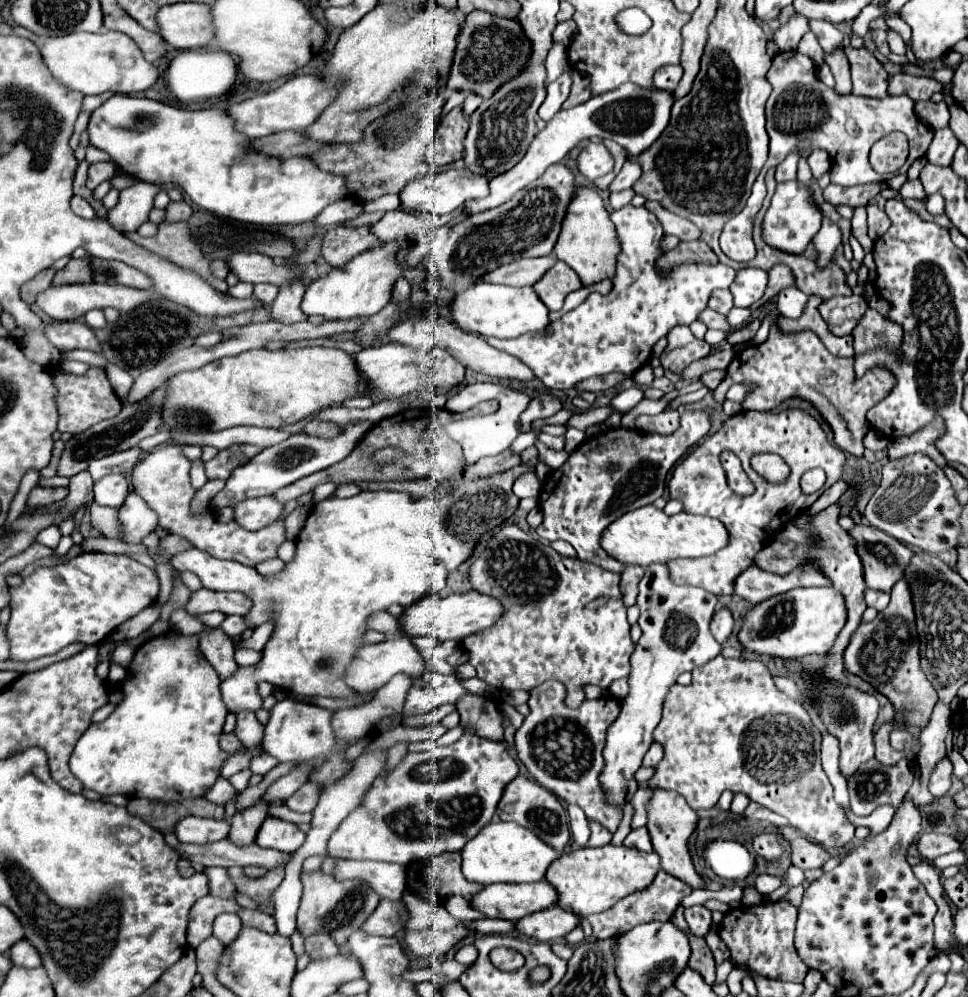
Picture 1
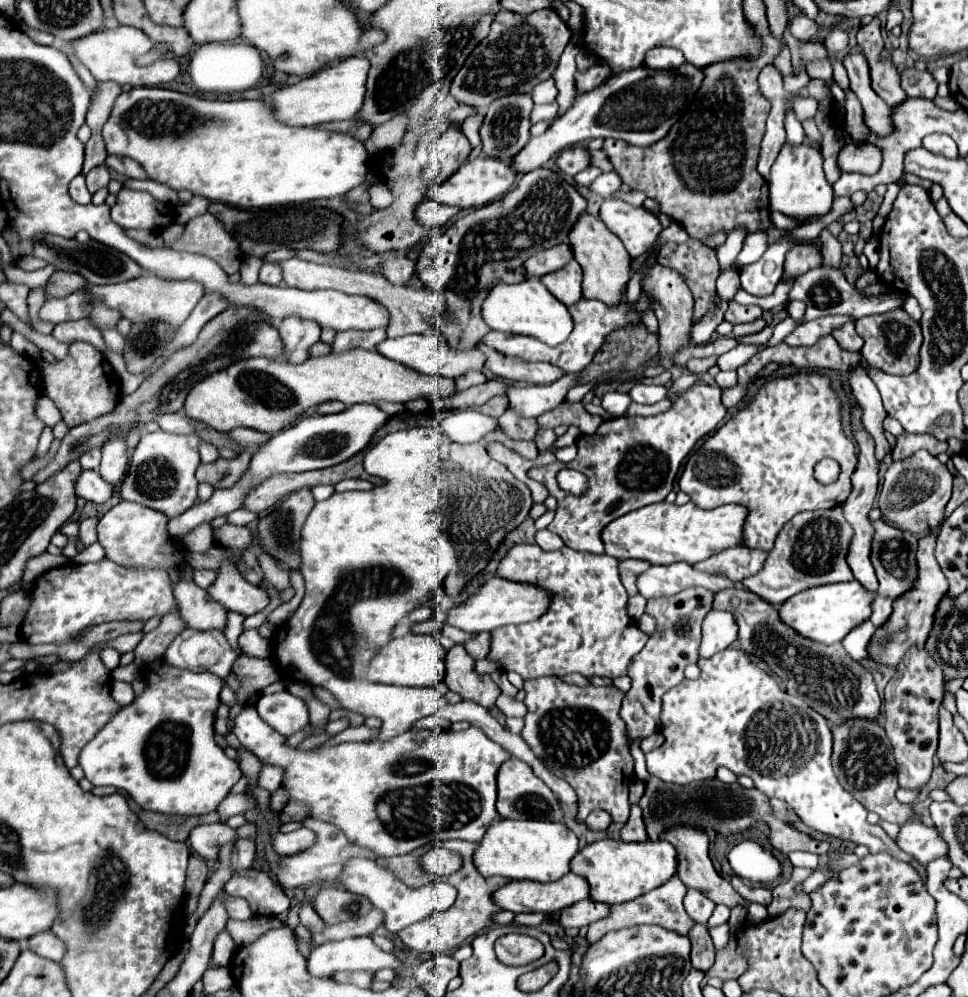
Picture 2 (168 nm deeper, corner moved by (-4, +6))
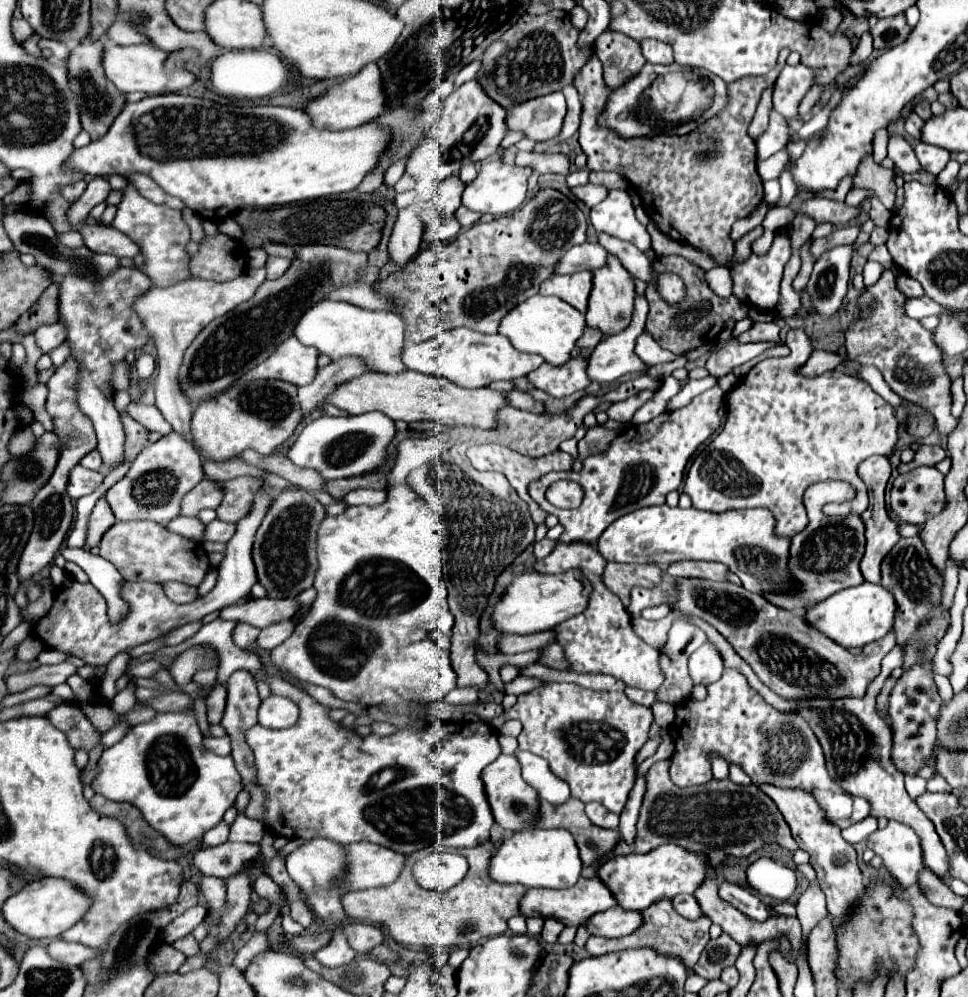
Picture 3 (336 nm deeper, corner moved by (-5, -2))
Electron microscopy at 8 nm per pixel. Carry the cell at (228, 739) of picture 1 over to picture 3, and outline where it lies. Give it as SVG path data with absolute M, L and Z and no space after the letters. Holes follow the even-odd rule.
M214 685L210 695L206 697L206 705L208 705L208 723L220 723L226 707L226 687Z

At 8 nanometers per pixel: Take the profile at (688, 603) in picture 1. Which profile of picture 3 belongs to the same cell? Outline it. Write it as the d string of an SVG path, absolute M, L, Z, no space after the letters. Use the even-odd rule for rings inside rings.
M682 619L674 621L668 643L662 649L660 667L664 669L664 685L656 691L658 701L680 703L692 691L692 679L688 677L688 657L706 641L704 633Z

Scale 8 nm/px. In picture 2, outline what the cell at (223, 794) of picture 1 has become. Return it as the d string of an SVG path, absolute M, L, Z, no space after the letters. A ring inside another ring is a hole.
M229 793L217 807L221 821L225 821L231 815L245 813L247 809L255 809L255 801L247 793Z

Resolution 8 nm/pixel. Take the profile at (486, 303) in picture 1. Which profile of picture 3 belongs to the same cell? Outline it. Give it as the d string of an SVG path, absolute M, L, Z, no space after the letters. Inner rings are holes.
M544 295L530 297L528 301L516 305L516 309L512 309L512 313L508 313L508 317L504 317L504 321L500 323L500 333L506 335L516 349L542 355L546 363L556 367L572 359L572 351L576 347L576 341L582 337L584 329L586 319L578 309L574 309L572 305L558 297Z

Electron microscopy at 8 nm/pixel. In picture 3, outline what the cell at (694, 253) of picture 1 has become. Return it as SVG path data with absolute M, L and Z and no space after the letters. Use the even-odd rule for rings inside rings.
M680 255L656 257L652 263L652 269L656 273L676 273L684 281L684 287L686 287L684 301L680 301L678 305L674 306L667 304L652 285L646 287L649 304L646 329L650 331L650 335L662 349L668 349L668 351L680 355L680 353L696 349L704 343L712 343L716 339L716 335L724 329L726 321L730 321L730 319L740 321L748 315L748 307L740 299L722 299L716 293L712 293L712 289L704 281L704 269L692 265L688 259L684 259Z

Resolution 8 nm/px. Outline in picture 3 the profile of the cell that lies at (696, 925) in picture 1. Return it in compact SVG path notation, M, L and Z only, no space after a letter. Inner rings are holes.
M676 895L672 899L672 907L676 913L680 913L682 917L688 917L688 919L696 919L702 913L694 895Z

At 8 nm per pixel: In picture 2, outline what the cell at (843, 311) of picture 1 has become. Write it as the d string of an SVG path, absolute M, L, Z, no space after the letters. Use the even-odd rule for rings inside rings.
M819 267L819 269L811 269L807 271L803 277L799 277L793 285L793 289L789 291L789 301L793 299L801 299L807 305L807 313L805 319L819 319L819 317L827 317L827 315L849 315L855 321L867 315L875 315L875 313L887 313L891 309L901 307L903 303L903 293L891 293L891 295L861 295L861 291L857 291L853 285L847 283L847 279L843 277L841 269L831 269L831 267Z

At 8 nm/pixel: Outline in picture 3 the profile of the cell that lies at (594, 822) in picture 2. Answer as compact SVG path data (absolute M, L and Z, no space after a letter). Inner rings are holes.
M586 803L586 815L588 819L598 825L598 827L606 827L606 829L616 829L618 825L618 815L608 811L604 805L600 803Z

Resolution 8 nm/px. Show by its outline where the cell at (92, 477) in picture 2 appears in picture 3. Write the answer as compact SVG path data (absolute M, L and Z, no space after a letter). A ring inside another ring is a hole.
M76 465L74 469L70 469L66 491L72 499L80 499L92 493L100 483L102 483L102 475L98 471L90 471L90 469L84 469L82 465Z

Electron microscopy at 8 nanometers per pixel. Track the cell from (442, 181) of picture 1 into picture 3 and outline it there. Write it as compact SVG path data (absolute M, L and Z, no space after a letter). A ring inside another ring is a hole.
M490 161L482 163L480 173L474 183L470 183L464 189L462 195L462 205L466 205L472 211L478 213L490 213L490 215L510 215L514 213L526 199L526 185L530 177L528 167L516 167L516 165L506 165L502 161Z

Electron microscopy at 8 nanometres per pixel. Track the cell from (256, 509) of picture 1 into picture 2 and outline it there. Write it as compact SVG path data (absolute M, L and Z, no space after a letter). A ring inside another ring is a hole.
M241 507L241 509L237 509L235 513L229 513L229 515L227 515L227 521L229 521L229 523L235 523L235 525L247 525L247 523L255 521L257 517L259 517L257 513Z

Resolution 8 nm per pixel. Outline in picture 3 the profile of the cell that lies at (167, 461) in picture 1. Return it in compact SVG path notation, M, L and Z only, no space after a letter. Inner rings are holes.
M176 431L168 433L156 443L150 443L140 457L130 465L124 479L120 479L108 493L106 501L110 503L116 519L120 521L140 521L150 519L160 525L166 525L170 519L180 515L182 497L204 479L202 459L198 451Z

